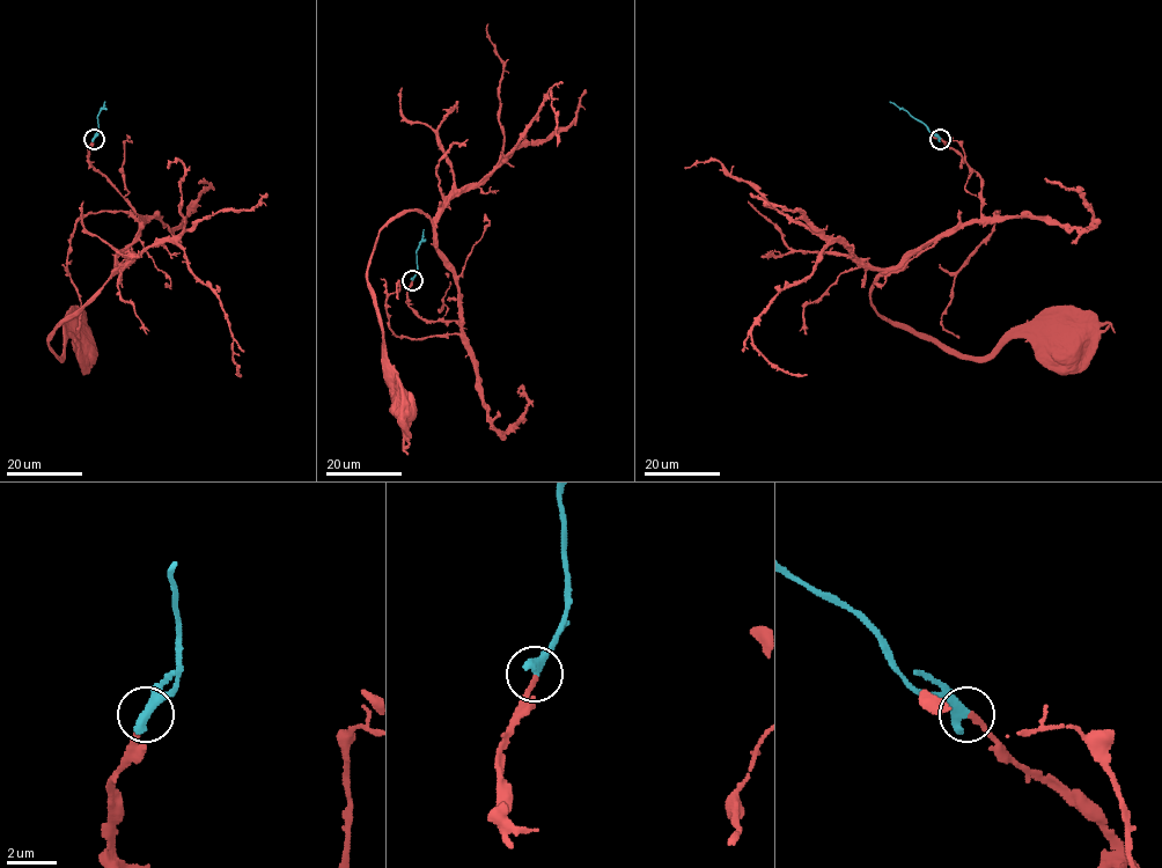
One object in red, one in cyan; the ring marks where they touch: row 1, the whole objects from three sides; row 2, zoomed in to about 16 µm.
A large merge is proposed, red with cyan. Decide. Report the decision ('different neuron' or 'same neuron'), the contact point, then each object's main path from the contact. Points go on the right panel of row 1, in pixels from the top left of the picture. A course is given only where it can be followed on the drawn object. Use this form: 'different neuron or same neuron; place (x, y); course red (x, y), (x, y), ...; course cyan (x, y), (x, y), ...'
same neuron; place (940, 139); course red (940, 138), (980, 177), (982, 214), (885, 271), (873, 308), (963, 354), (995, 353), (1015, 338), (1067, 345); course cyan (940, 138), (890, 101)

